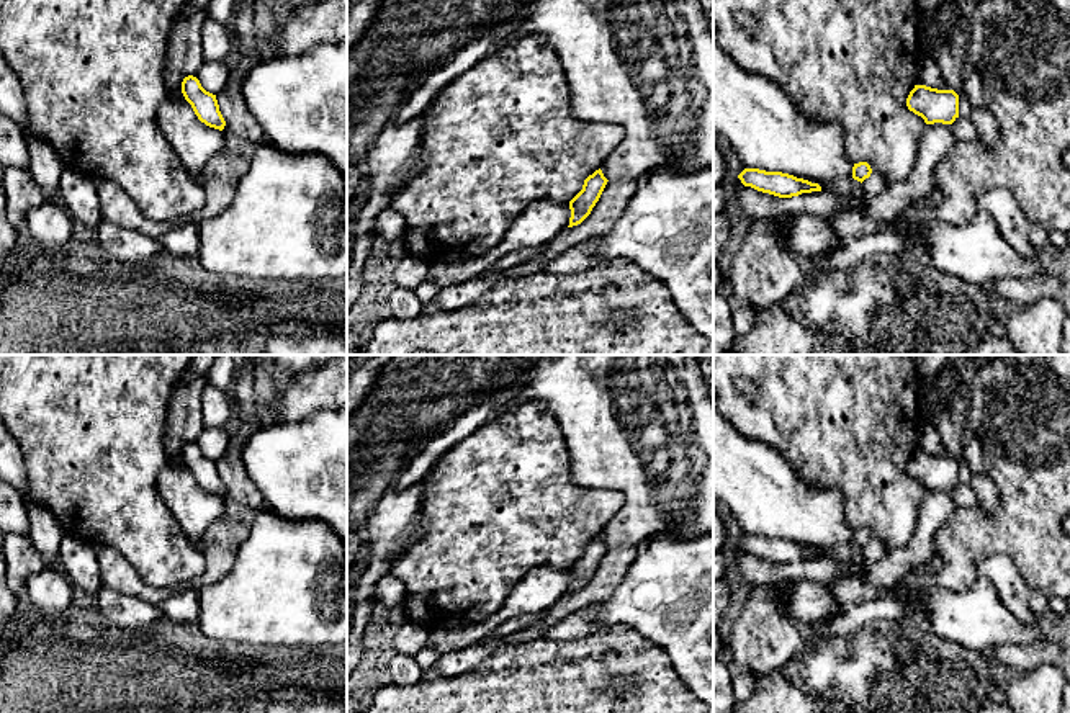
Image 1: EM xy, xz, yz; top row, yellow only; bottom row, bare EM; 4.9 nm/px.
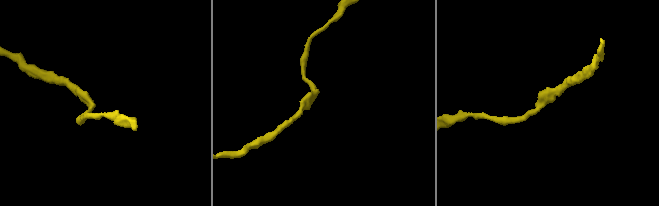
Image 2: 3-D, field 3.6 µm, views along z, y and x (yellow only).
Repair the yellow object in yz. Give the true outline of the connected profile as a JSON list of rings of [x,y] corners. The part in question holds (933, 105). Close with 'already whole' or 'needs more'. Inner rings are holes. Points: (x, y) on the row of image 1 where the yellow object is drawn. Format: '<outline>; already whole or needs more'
[[[915,85],[906,98],[906,106],[926,124],[952,124],[959,118],[959,95],[954,90]]]; already whole

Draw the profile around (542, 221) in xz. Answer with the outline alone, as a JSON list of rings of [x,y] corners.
[[[537,200],[512,222],[504,239],[486,253],[458,262],[429,267],[429,281],[456,286],[486,273],[497,260],[522,250],[542,250],[569,226],[569,203]]]

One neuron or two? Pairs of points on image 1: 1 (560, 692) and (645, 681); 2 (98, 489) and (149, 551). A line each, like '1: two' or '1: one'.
1: one
2: one

